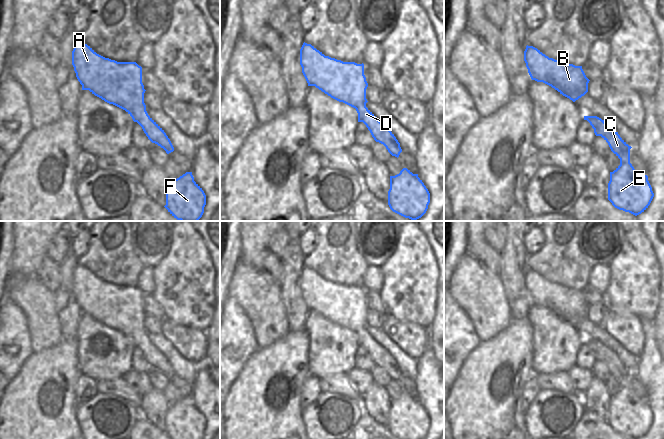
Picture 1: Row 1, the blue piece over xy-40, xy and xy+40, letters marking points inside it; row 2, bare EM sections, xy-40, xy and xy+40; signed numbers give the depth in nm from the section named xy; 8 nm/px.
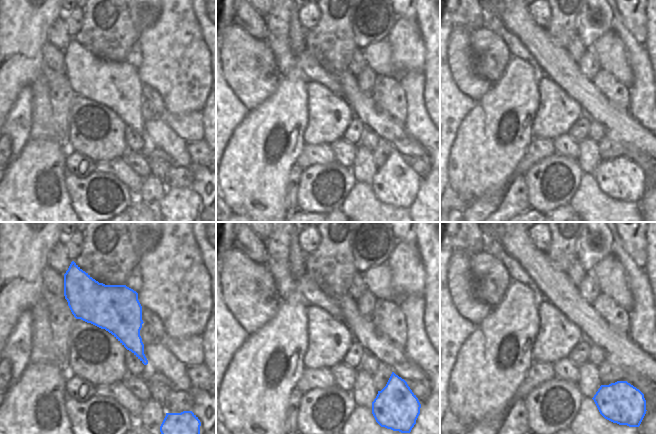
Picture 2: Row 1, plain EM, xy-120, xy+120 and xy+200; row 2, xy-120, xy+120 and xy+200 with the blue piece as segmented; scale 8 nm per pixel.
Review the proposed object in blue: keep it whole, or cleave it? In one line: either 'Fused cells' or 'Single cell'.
Single cell.

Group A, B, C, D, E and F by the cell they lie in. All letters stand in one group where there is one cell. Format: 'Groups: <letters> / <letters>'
Groups: A B C D E F.

